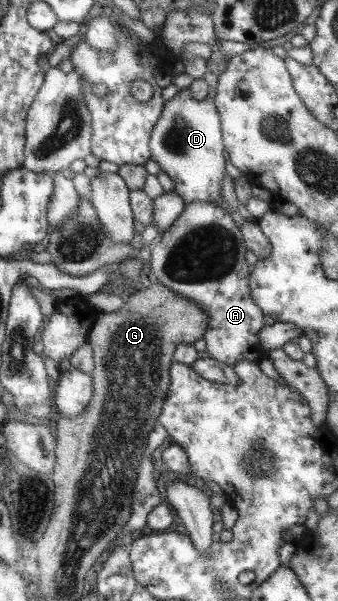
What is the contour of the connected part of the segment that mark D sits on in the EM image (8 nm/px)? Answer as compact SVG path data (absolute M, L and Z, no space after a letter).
M179 89L171 100L164 102L161 115L148 143L150 160L157 163L171 182L173 190L185 203L217 204L225 175L226 157L220 132L220 117L211 98L194 100L189 89Z

